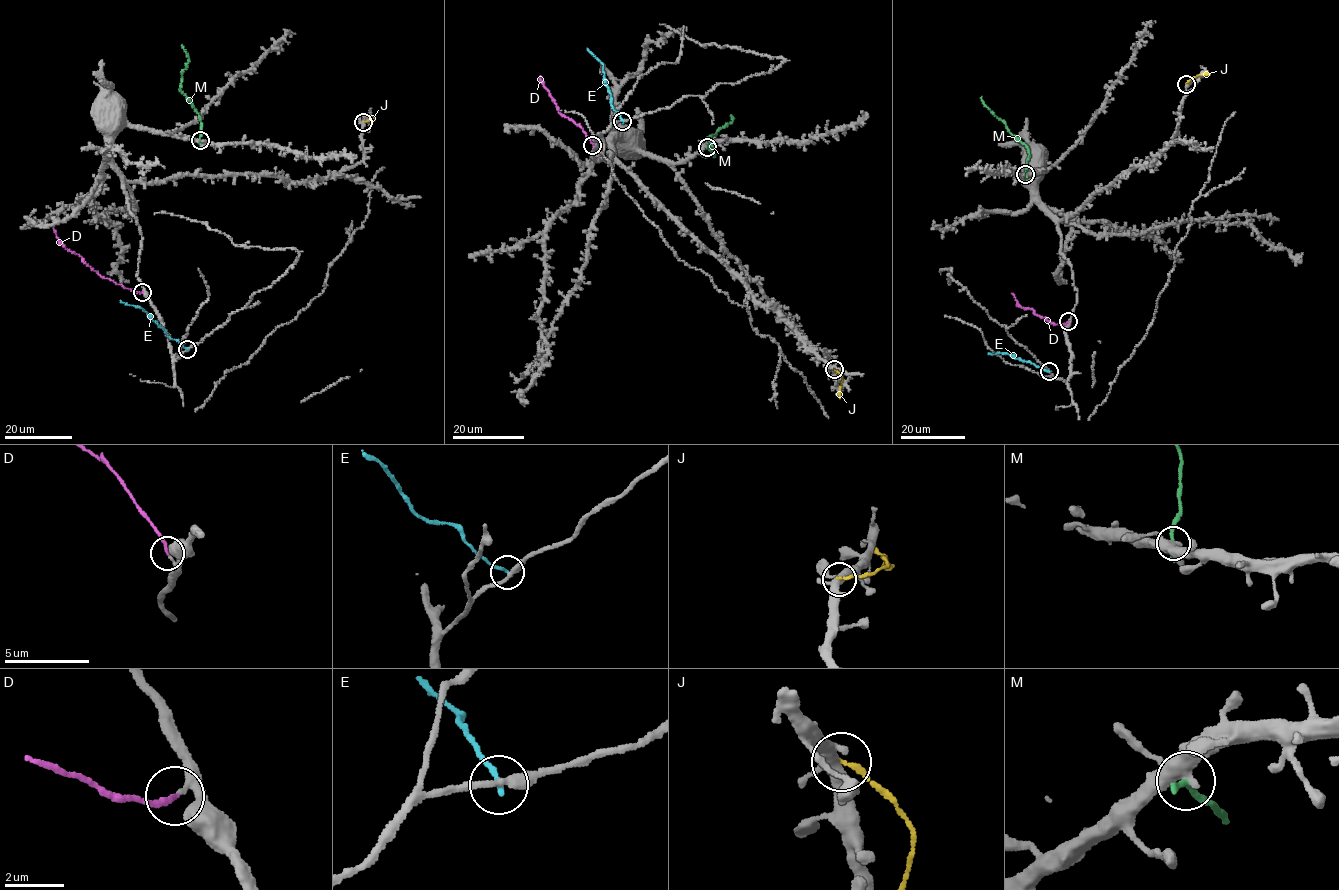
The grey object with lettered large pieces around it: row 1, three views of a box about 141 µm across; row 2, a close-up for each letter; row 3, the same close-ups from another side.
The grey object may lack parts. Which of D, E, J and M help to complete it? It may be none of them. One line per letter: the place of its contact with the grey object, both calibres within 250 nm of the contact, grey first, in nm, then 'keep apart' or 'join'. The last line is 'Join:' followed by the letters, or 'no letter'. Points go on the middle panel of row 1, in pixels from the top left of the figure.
D: contact (592, 145); calibres 220 and 180 nm; join
E: contact (622, 121); calibres 280 and 200 nm; keep apart
J: contact (834, 369); calibres 340 and 170 nm; keep apart
M: contact (707, 147); calibres 420 and 260 nm; keep apart
Join: D

